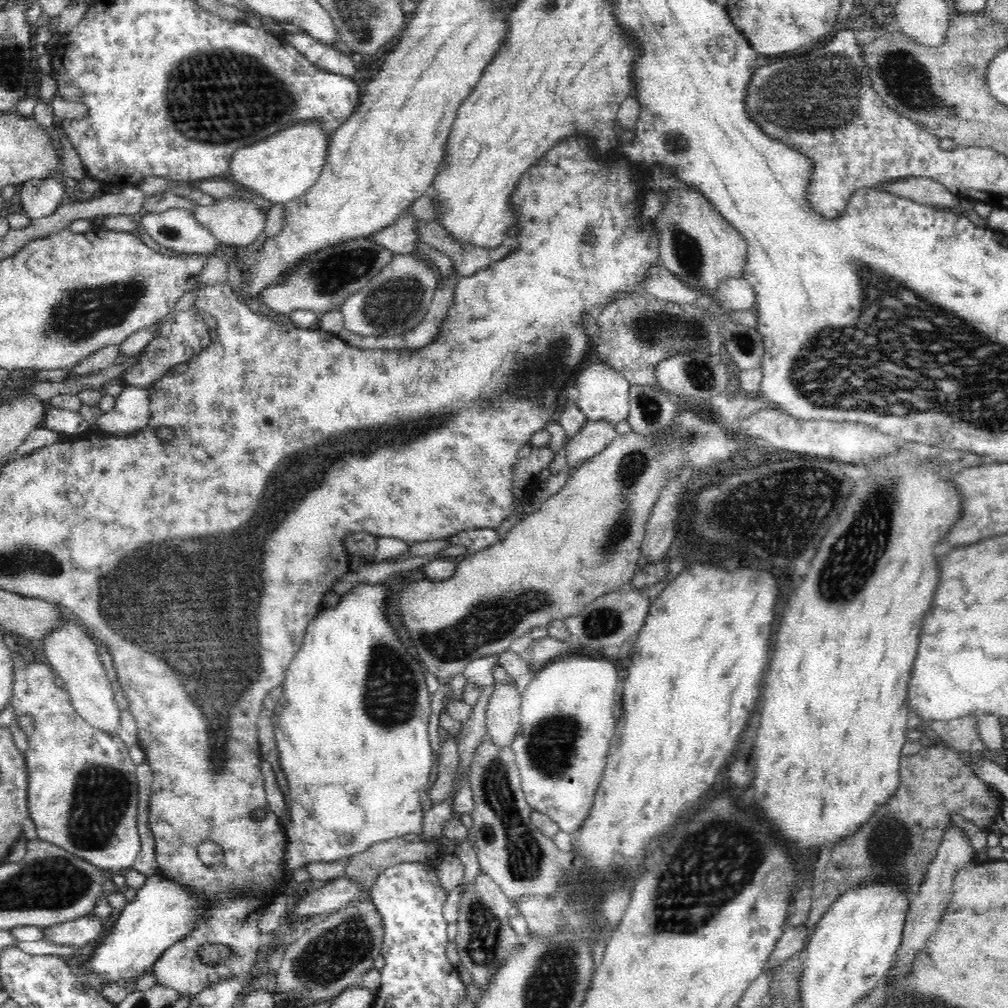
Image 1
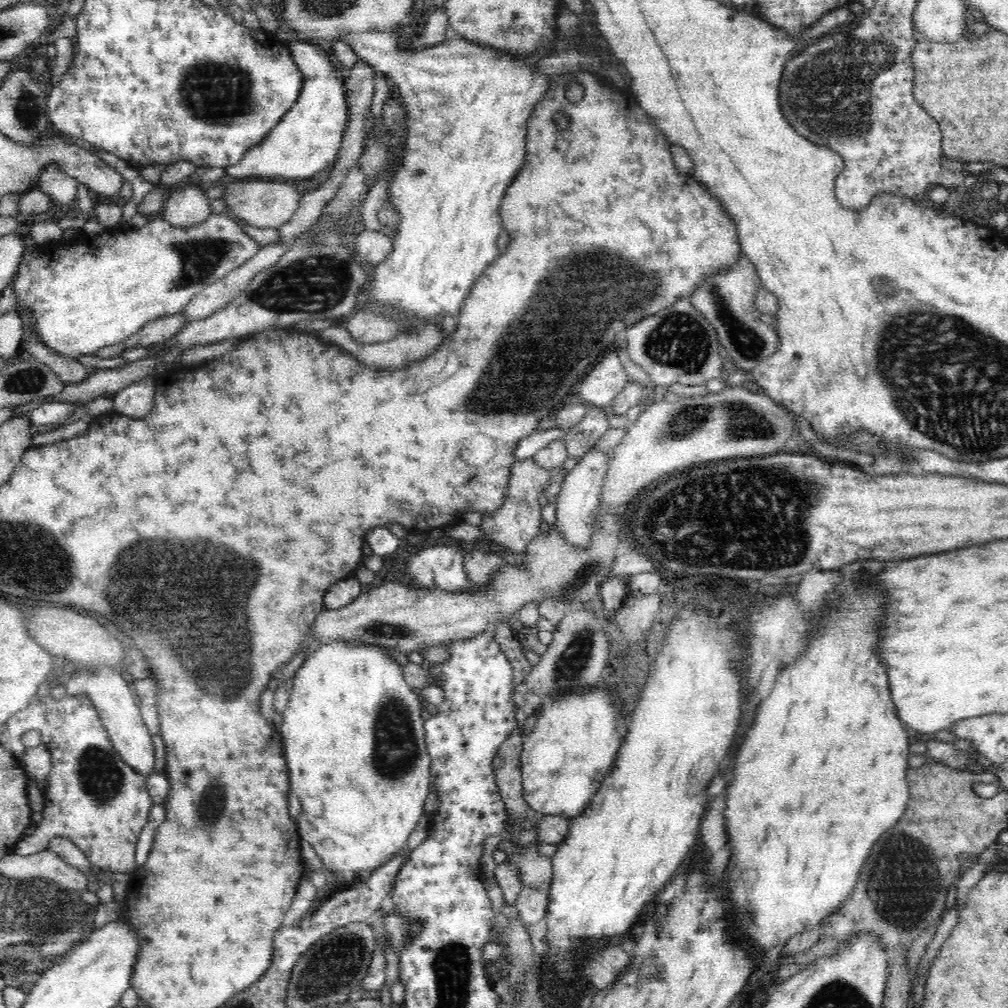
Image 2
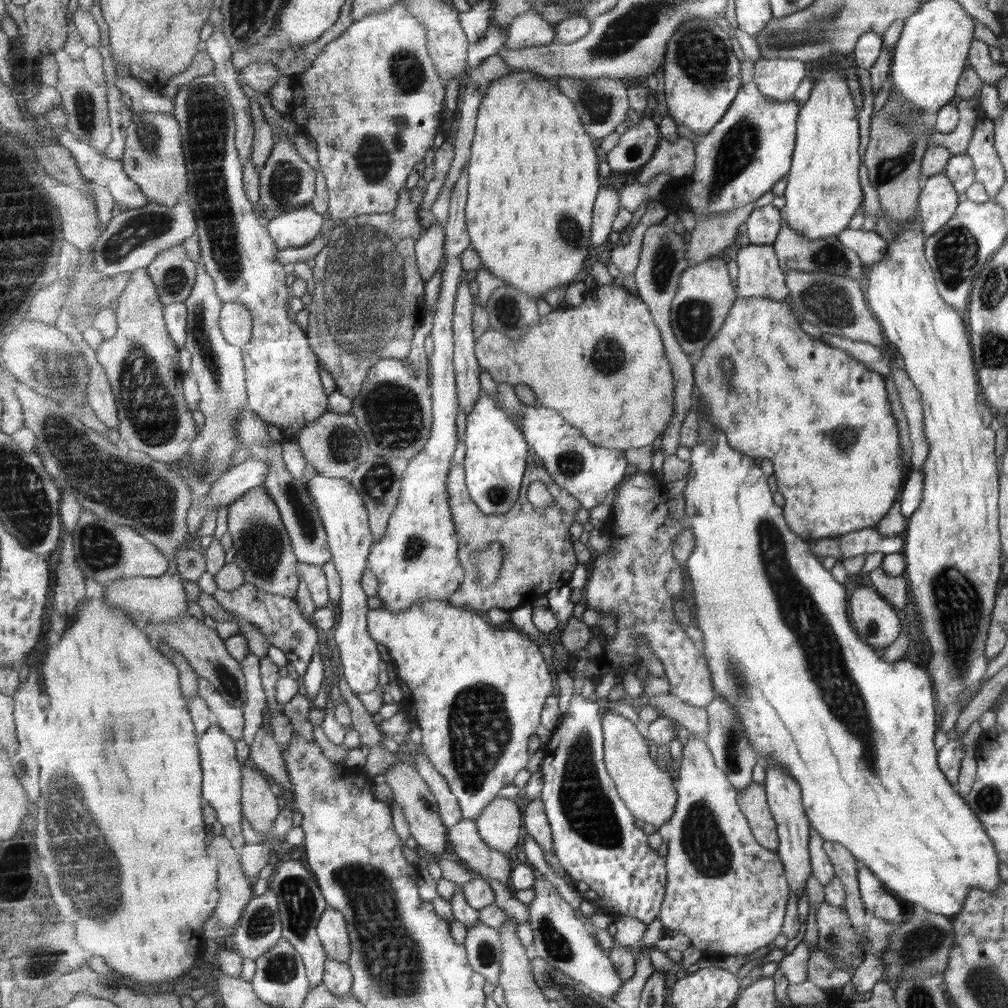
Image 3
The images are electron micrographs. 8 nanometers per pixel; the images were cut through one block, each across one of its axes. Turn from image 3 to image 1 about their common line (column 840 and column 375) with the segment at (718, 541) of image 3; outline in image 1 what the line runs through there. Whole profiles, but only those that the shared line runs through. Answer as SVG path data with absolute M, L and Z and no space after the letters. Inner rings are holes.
M384 582L373 585L360 583L349 593L345 594L334 609L320 610L308 625L304 644L292 659L286 671L283 682L283 695L285 705L278 714L278 726L275 728L275 739L278 746L280 765L284 766L282 772L288 780L290 790L290 817L291 823L284 824L286 837L288 837L288 852L285 857L286 884L292 880L292 873L296 868L305 867L308 862L336 862L341 858L350 858L356 854L364 854L372 846L392 840L392 838L407 838L407 835L416 834L422 839L424 814L428 803L425 796L425 785L429 782L432 770L432 747L428 737L428 722L430 722L430 703L432 695L426 687L426 675L422 666L406 651L404 644L400 643L390 625L388 614L388 596L390 588Z

